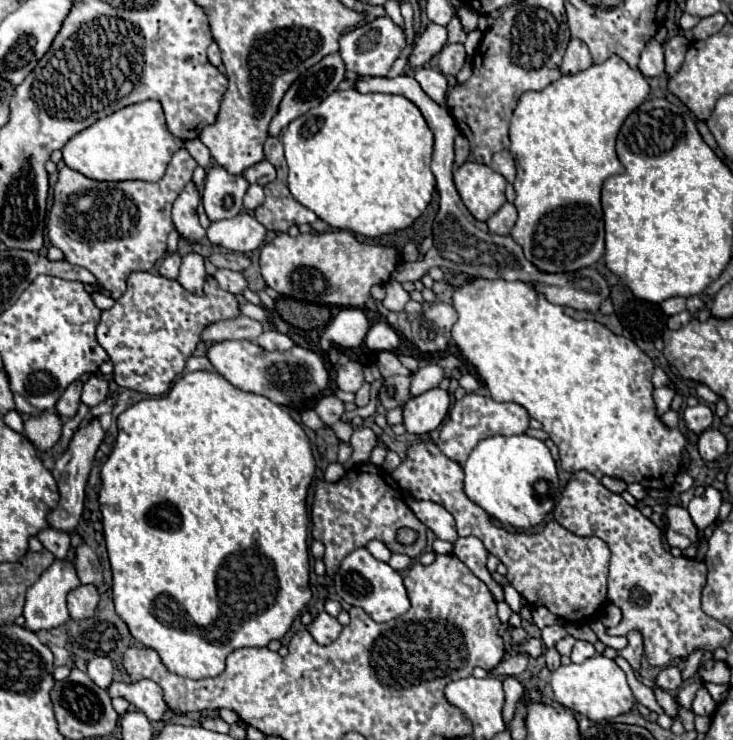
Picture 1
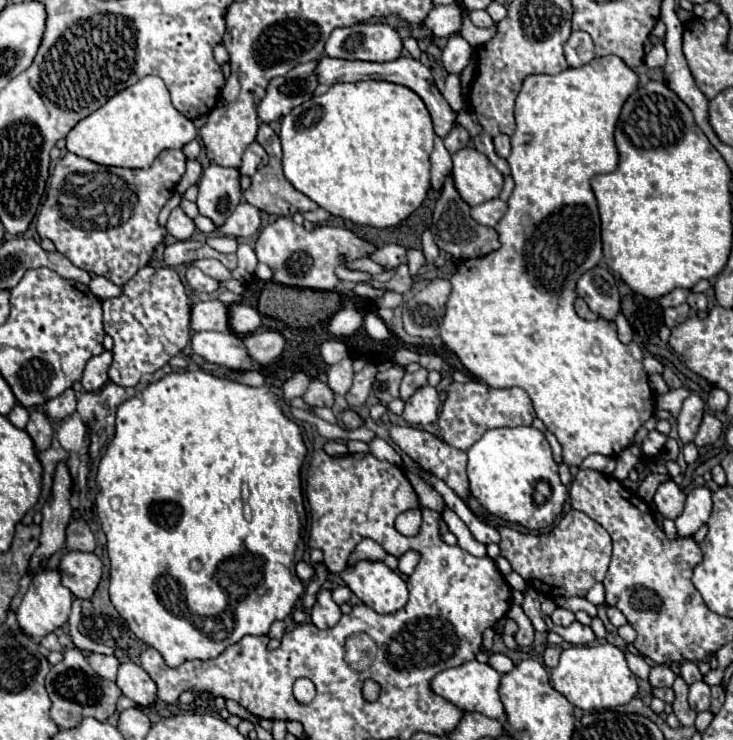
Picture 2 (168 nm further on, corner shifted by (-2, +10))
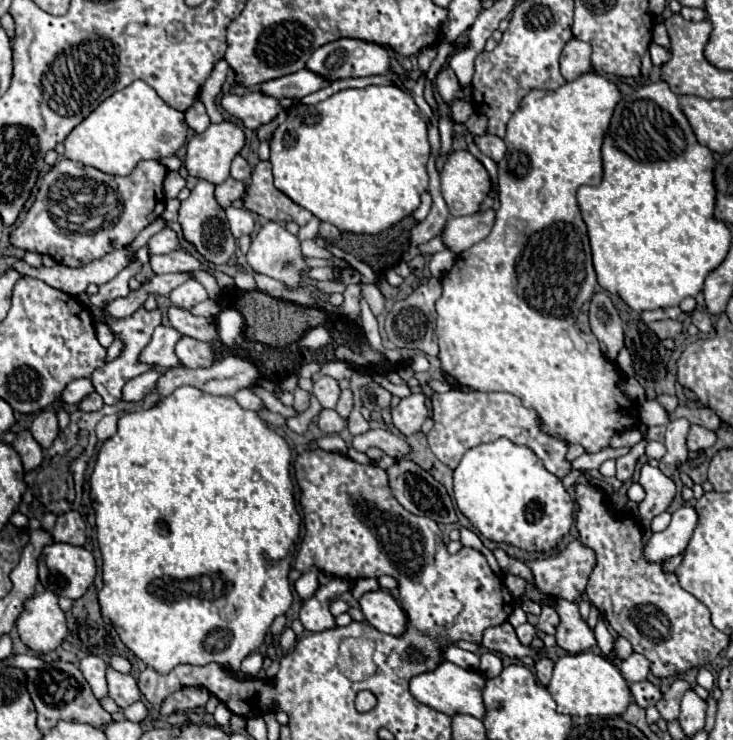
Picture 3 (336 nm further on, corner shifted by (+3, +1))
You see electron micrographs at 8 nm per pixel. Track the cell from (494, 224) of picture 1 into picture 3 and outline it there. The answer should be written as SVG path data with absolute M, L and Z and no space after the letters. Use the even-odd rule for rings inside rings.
M494 210L450 218L444 228L442 238L454 254L460 254L468 250L472 244L486 238L486 234L490 234L490 226L494 226L494 218L496 218Z

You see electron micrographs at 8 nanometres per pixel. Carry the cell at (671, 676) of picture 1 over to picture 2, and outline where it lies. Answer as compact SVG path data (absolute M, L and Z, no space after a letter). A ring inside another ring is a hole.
M653 665L649 671L649 685L651 687L671 687L675 681L675 673L667 665Z

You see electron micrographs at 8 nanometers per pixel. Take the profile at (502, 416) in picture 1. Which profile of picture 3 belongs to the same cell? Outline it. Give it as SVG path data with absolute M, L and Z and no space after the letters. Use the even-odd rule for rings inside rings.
M452 388L444 394L432 394L432 406L434 406L434 410L432 410L434 428L428 432L428 444L430 444L432 452L452 470L460 464L462 456L470 448L484 444L484 442L494 442L496 438L506 436L516 444L524 444L524 446L532 448L536 452L536 456L544 462L544 466L558 478L564 478L570 472L570 462L566 462L566 458L564 458L568 444L564 440L544 434L538 428L536 412L530 408L524 408L520 398L514 394Z

